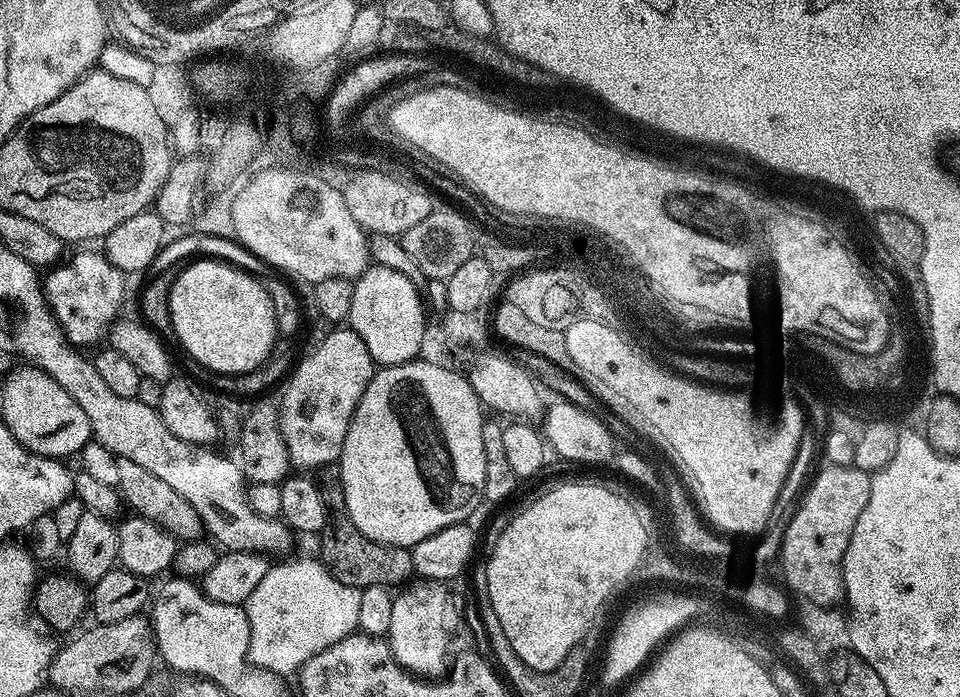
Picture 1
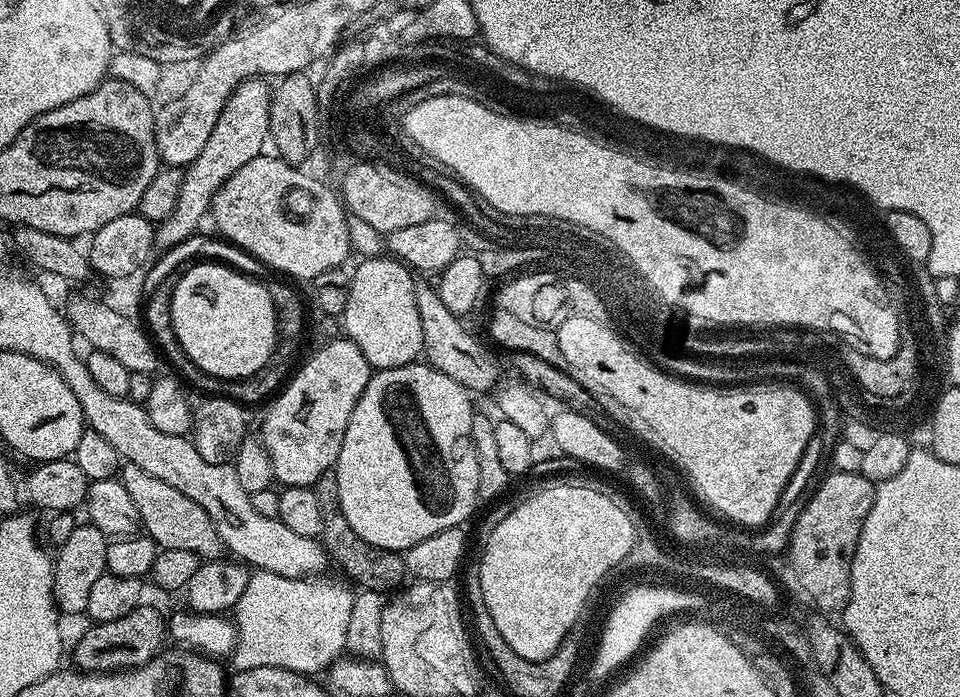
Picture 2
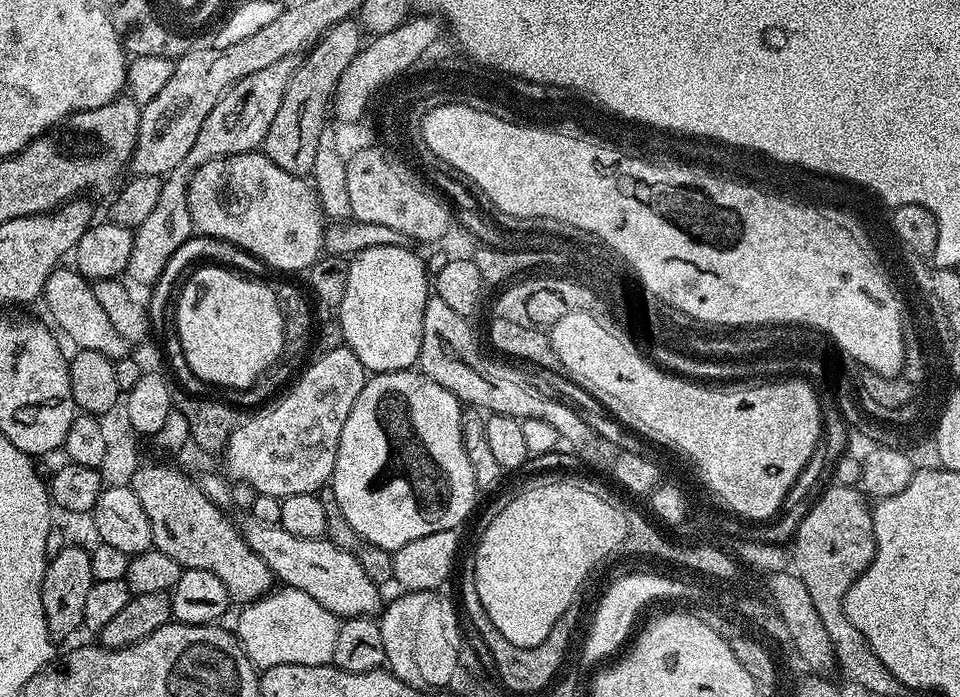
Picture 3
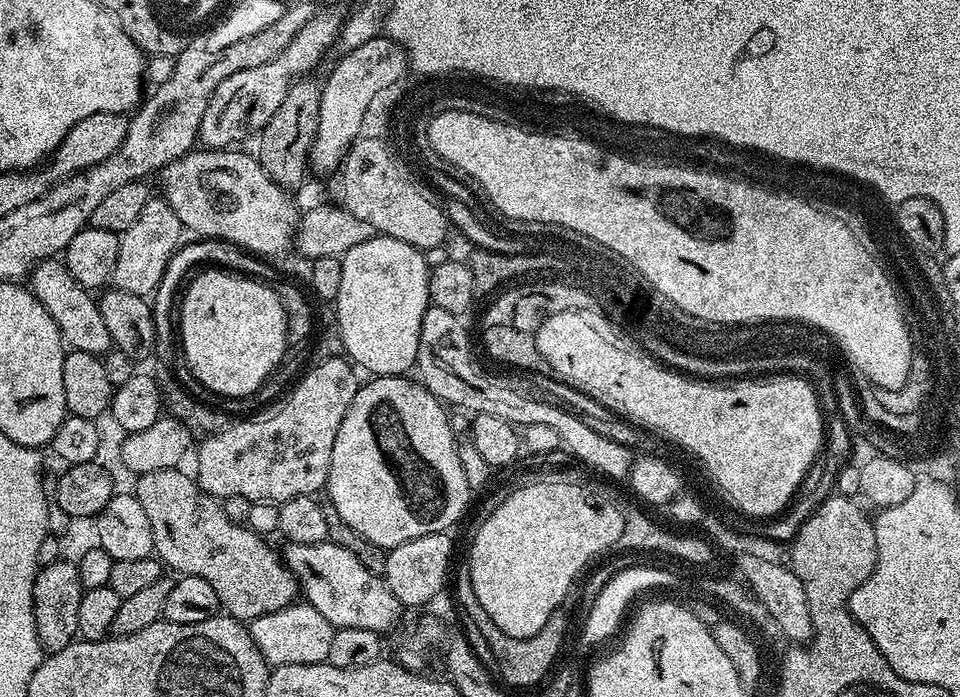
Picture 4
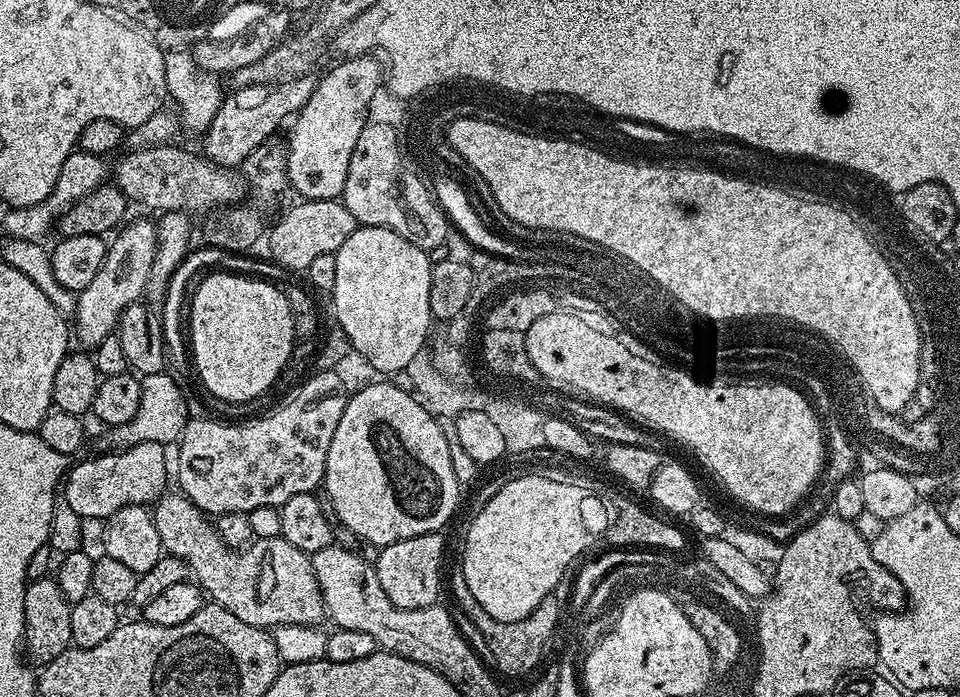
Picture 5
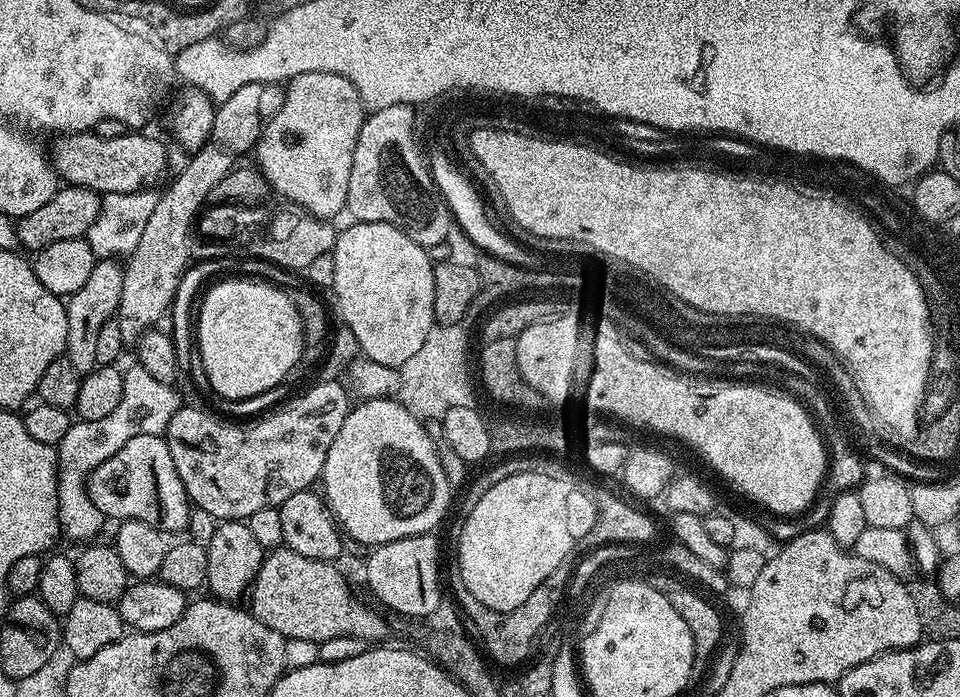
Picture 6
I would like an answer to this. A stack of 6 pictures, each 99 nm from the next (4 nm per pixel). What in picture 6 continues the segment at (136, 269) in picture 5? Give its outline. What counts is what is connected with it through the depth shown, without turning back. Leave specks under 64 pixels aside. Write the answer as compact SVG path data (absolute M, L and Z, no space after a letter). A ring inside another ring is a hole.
M99 259L94 270L90 270L90 278L86 278L82 290L67 297L64 355L67 356L70 366L74 366L74 370L78 370L81 374L92 372L98 366L94 354L94 346L98 343L98 330L102 330L102 326L106 326L106 322L119 313L123 276L121 265L115 259Z

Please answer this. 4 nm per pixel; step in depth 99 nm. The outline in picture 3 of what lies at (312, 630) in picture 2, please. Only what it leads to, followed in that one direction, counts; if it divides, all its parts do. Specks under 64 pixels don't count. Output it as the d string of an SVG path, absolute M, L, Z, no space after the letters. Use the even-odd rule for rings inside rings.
M287 586L277 587L239 609L234 635L246 658L258 670L274 666L322 666L332 664L334 642L338 642L341 621L326 606L318 606L310 594Z

